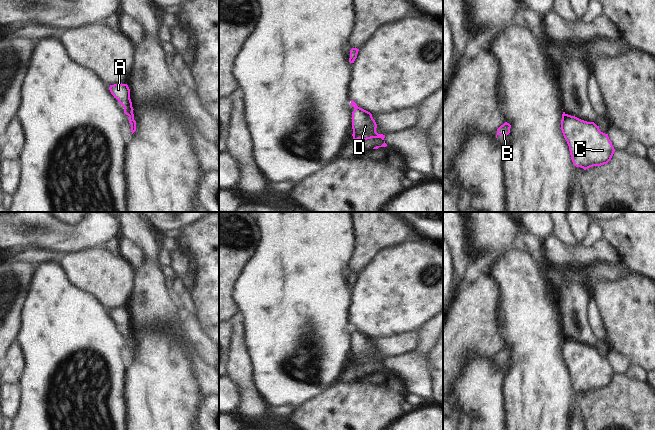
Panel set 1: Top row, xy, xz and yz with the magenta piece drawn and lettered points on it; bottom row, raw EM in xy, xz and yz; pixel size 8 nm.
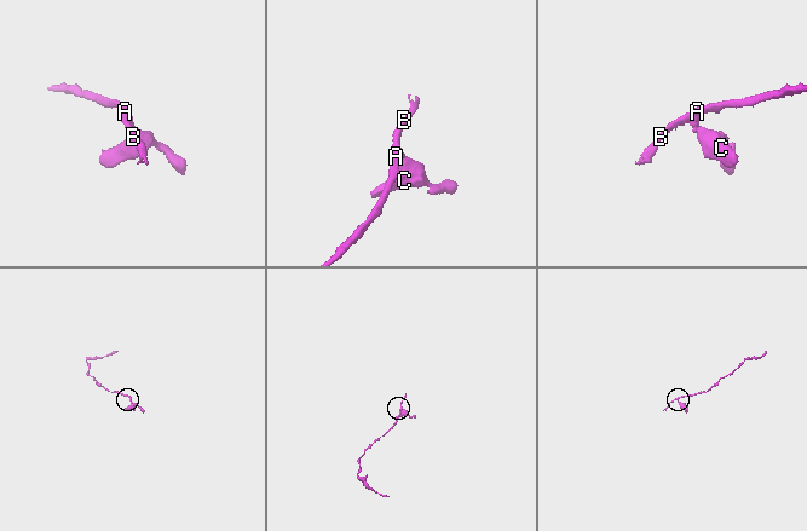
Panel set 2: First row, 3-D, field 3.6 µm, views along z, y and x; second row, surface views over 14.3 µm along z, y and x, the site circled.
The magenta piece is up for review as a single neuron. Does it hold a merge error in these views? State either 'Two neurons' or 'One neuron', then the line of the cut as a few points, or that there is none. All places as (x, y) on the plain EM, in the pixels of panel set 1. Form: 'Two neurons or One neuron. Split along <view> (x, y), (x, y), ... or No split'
Two neurons. Split along yz (566, 338), (561, 346).

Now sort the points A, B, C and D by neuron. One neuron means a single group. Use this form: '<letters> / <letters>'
A B / C D

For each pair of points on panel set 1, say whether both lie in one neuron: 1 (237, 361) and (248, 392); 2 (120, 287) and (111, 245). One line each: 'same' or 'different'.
1: same
2: different

